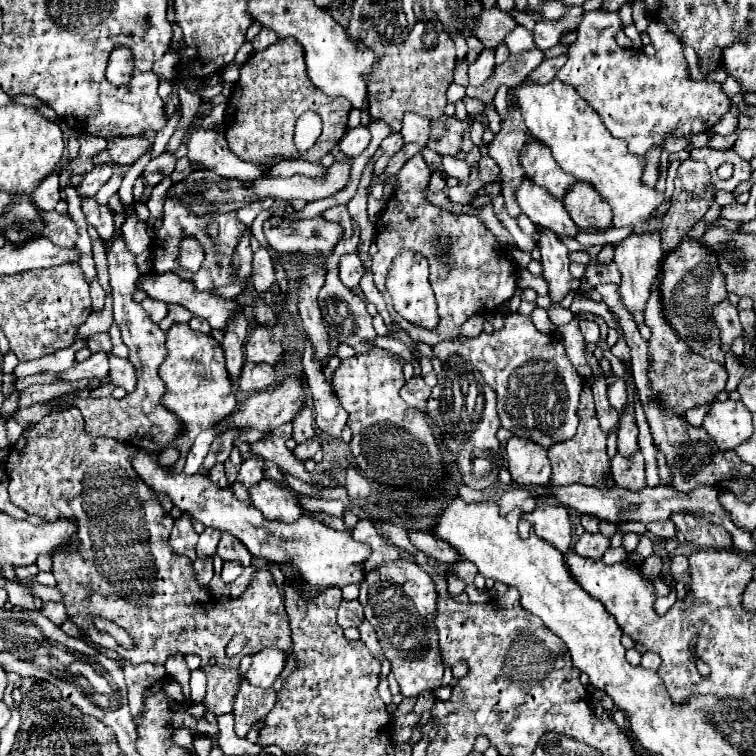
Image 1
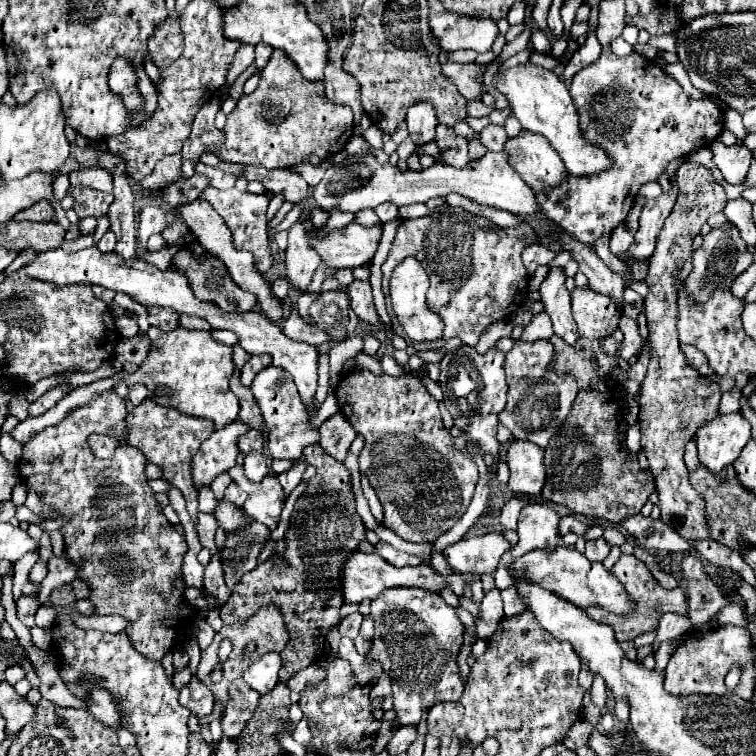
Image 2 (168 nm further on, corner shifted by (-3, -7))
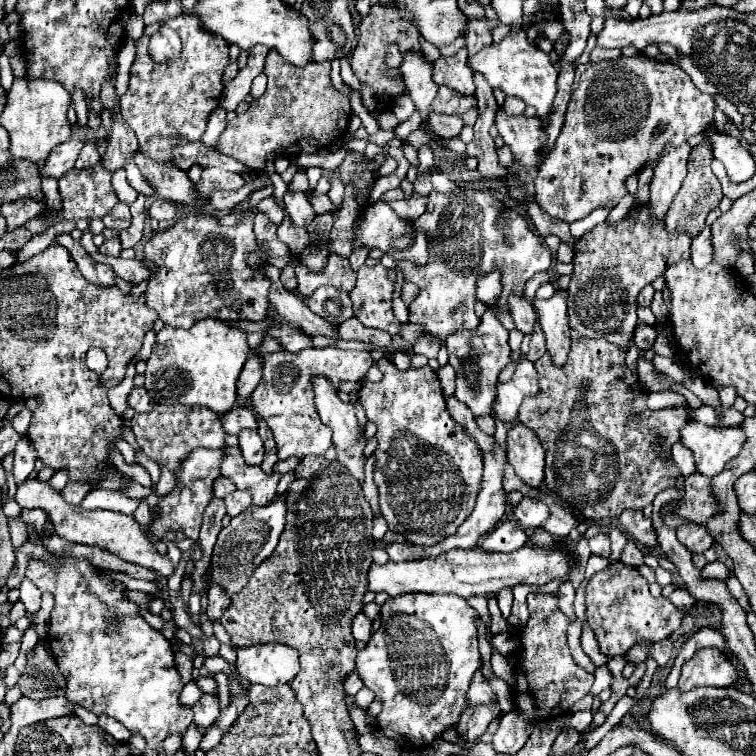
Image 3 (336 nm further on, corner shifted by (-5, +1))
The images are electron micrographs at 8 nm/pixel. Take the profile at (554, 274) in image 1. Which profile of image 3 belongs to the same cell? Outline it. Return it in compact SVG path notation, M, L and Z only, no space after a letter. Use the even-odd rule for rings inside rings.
M555 290L553 298L535 304L539 312L541 328L547 338L547 352L553 356L553 362L557 366L565 364L571 346L571 326L567 318L565 296L567 290Z

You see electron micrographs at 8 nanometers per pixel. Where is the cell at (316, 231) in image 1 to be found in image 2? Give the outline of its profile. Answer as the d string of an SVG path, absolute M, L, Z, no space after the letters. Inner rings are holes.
M351 222L345 228L329 232L323 240L313 238L313 232L309 232L309 240L325 264L337 268L357 268L371 264L379 248L381 234L383 234L381 224L365 228L357 222Z

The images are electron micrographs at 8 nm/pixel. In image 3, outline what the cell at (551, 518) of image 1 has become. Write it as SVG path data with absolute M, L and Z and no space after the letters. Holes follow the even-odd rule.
M523 496L523 500L513 508L517 522L523 528L541 528L541 524L549 518L549 508L541 498Z

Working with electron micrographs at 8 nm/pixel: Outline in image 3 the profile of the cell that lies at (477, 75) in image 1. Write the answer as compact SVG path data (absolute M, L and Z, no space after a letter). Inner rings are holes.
M461 48L451 58L439 58L435 62L435 74L433 80L439 86L449 86L457 90L463 96L473 96L475 84L473 84L473 70L467 66L467 50Z

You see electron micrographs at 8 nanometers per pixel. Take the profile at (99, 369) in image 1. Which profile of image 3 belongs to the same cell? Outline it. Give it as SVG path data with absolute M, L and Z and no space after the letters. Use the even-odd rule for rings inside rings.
M25 408L25 410L21 410L21 412L15 416L15 420L13 420L13 428L15 428L19 434L25 436L29 422L31 422L31 410Z

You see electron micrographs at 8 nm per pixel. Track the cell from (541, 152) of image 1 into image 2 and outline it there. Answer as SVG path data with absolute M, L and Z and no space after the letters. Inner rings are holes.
M521 130L505 142L503 150L509 154L509 164L533 192L553 188L565 180L563 162L545 136Z

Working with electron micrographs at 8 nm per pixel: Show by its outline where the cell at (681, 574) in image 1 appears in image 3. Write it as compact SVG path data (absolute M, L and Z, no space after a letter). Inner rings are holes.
M681 526L677 530L677 538L693 552L693 554L701 554L705 550L711 548L713 544L713 536L707 532L705 526Z

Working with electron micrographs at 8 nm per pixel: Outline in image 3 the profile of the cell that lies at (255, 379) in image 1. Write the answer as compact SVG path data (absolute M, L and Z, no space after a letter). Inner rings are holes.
M305 348L297 354L279 350L273 354L263 354L263 378L259 386L253 390L251 400L255 406L255 412L265 418L269 424L275 442L277 442L277 454L281 460L289 456L307 456L307 454L325 454L325 450L331 444L331 432L321 424L319 414L315 412L313 404L313 390L309 384L309 378L315 372L321 372L327 376L335 390L339 386L339 380L353 380L359 382L365 378L367 370L373 364L373 358L369 352L361 350L341 350L341 348Z

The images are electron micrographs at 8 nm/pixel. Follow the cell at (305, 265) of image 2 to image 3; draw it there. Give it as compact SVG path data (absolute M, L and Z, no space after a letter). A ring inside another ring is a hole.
M287 192L285 210L291 216L291 222L299 228L307 228L311 224L311 220L315 218L315 210L303 192Z

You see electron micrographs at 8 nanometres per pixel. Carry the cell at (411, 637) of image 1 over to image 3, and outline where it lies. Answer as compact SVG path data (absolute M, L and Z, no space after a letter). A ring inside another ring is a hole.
M407 593L389 598L381 606L381 628L371 640L357 652L355 670L363 684L383 700L379 714L379 730L383 736L399 742L413 744L403 746L407 750L423 748L441 736L445 728L457 724L459 714L465 710L465 692L475 670L481 666L481 654L477 648L477 612L461 600L449 594Z

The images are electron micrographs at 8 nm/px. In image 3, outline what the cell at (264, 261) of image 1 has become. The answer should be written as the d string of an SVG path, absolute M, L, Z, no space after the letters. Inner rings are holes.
M293 262L287 264L287 266L281 270L281 282L283 282L283 286L285 286L287 290L295 290L297 278L295 278L295 266L293 266Z

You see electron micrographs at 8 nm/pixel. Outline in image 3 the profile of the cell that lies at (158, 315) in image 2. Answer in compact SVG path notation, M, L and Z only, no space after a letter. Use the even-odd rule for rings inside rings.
M189 212L145 244L145 260L157 264L157 272L147 280L145 302L167 326L179 328L189 328L195 320L207 316L219 320L263 320L269 308L269 280L245 264L245 254L251 250L259 250L267 260L265 250L255 244L253 220L227 228L219 226L209 214Z

